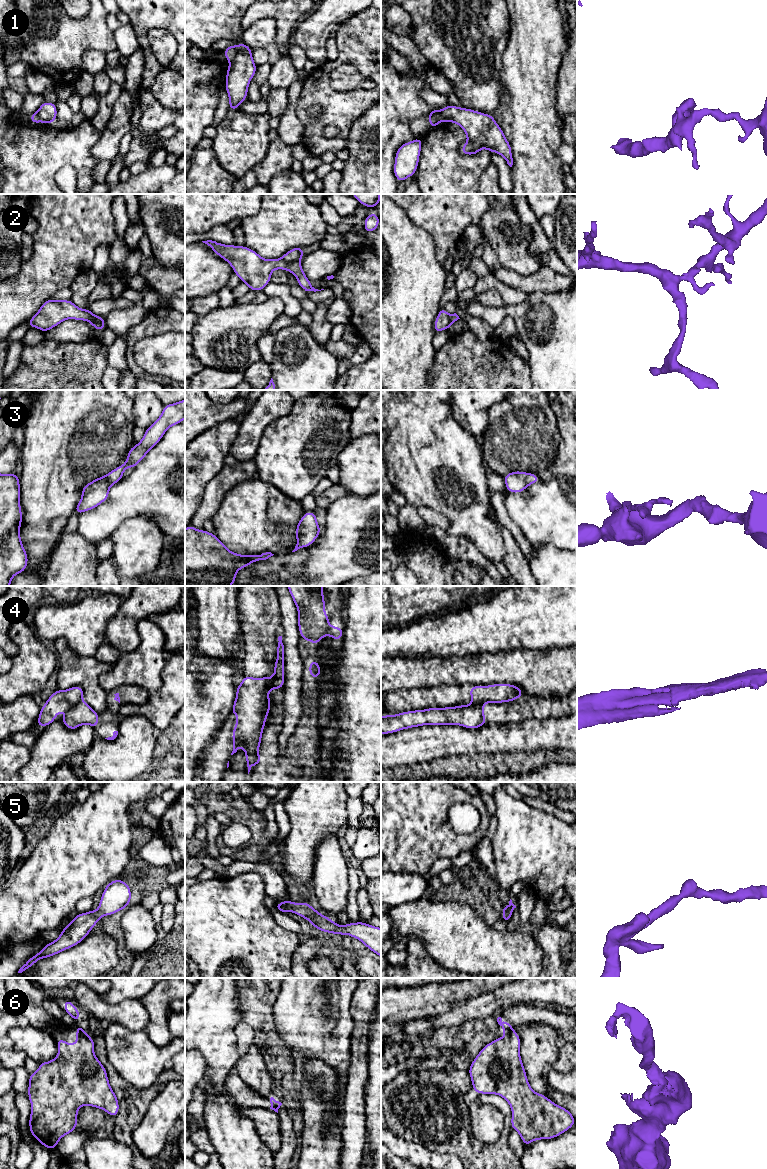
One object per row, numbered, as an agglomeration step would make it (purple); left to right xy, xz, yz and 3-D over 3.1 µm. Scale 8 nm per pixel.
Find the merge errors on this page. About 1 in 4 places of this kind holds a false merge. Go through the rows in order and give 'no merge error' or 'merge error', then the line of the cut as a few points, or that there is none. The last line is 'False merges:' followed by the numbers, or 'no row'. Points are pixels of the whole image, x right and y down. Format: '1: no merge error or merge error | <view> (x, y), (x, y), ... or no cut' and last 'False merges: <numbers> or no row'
1: merge error | yz (430, 113), (438, 111), (442, 120)
2: merge error | xy (86, 310), (95, 320), (103, 321)
3: no merge error | no cut
4: merge error | xy (82, 699), (67, 710)
5: no merge error | no cut
6: merge error | yz (504, 1029), (512, 1030)
False merges: 1, 2, 4, 6

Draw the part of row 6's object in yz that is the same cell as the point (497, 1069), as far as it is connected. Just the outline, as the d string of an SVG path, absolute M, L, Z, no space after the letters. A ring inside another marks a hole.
M504 1030L503 1034L507 1036L505 1039L501 1036L485 1045L472 1061L468 1070L472 1080L472 1089L478 1094L499 1095L509 1103L512 1111L511 1127L519 1133L524 1146L528 1146L531 1142L536 1140L549 1140L558 1137L568 1131L576 1123L574 1116L563 1106L556 1105L544 1094L539 1094L532 1090L521 1061L521 1040L519 1035L515 1030Z

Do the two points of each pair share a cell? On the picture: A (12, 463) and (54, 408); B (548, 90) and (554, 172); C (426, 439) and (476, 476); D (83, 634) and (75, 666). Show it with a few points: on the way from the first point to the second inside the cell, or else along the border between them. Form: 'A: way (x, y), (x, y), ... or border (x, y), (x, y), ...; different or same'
A: border (21, 450), (21, 461), (18, 468); different
B: way (545, 110), (545, 152); same
C: way (438, 449), (464, 475); same
D: border (63, 637), (67, 644), (78, 654), (93, 657); different

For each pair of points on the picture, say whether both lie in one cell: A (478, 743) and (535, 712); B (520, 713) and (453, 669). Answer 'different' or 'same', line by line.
A: different
B: different

